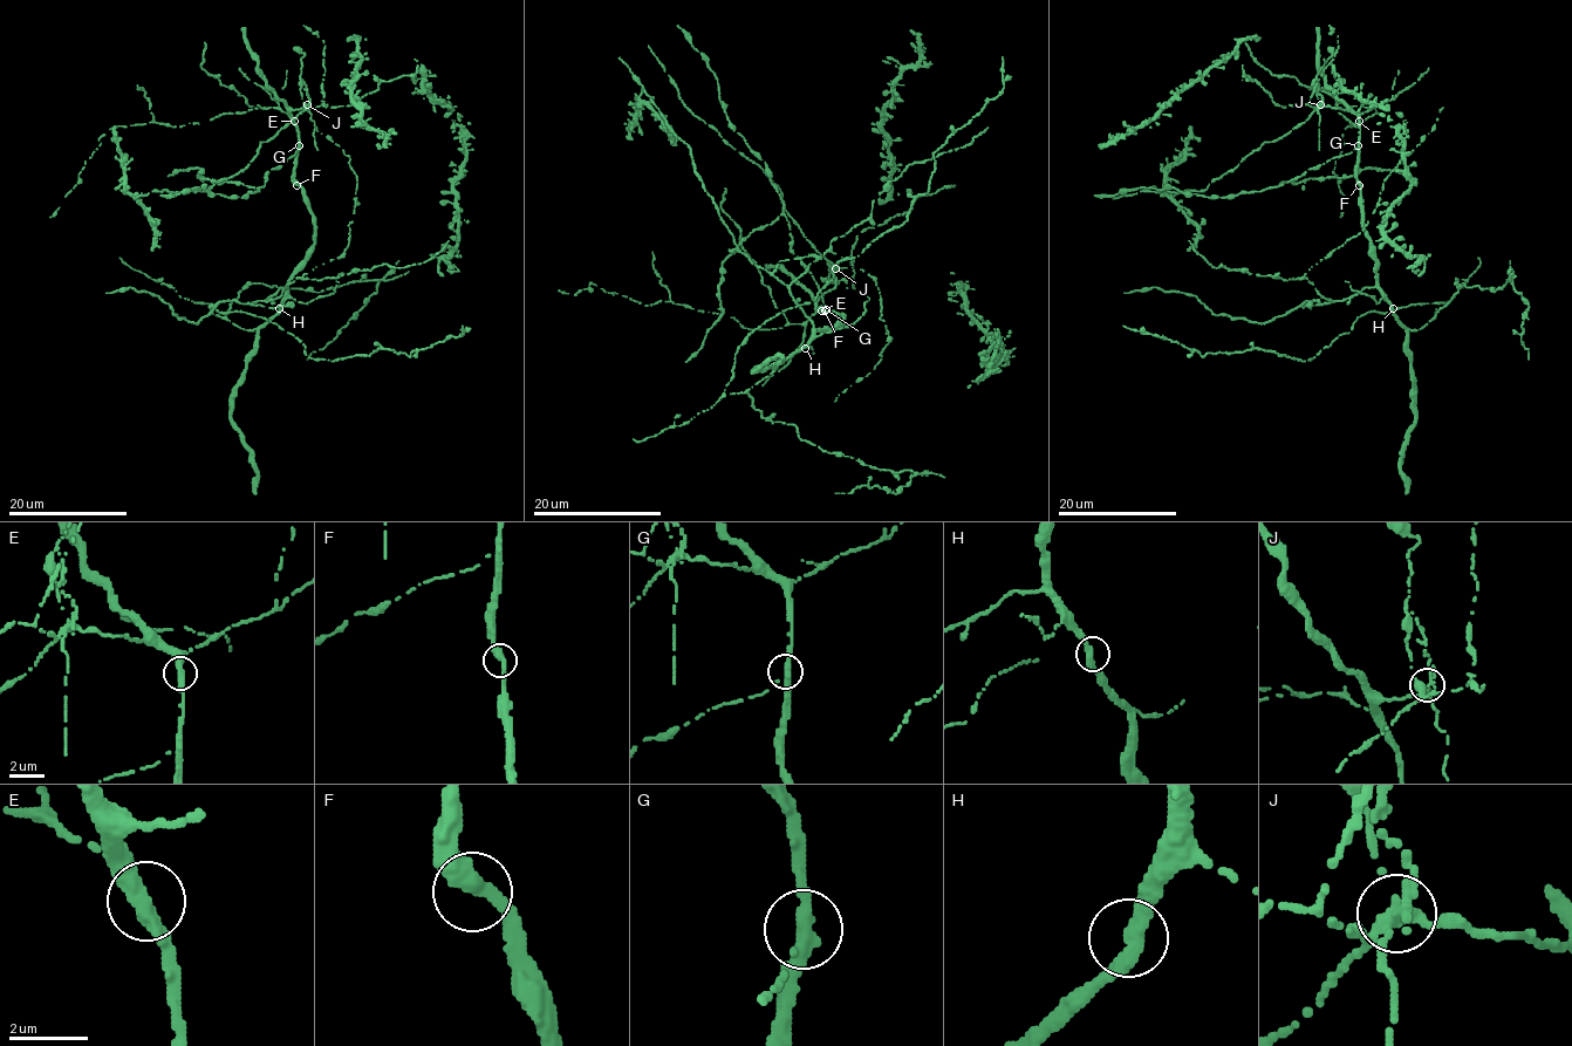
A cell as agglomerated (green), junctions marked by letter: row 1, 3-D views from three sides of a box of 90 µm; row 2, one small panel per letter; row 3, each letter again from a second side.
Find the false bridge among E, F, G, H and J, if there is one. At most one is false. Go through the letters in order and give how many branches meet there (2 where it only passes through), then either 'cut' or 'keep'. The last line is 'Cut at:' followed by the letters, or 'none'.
E: 2 | keep
F: 2 | keep
G: 2 | cut
H: 2 | keep
J: 2 | keep
Cut at: G

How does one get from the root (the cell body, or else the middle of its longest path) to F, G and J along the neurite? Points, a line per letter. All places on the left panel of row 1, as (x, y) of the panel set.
F: (285, 291), (294, 268), (313, 245), (313, 213), (305, 191), (296, 185)
G: (285, 291), (294, 268), (313, 245), (313, 213), (305, 190), (294, 178), (299, 145)
J: (285, 291), (294, 268), (313, 245), (313, 213), (294, 178), (299, 136), (289, 115), (307, 104)

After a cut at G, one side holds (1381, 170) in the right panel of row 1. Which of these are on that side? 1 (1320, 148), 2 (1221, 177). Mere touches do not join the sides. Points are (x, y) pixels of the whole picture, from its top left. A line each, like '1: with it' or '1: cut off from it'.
1: cut off from it
2: cut off from it

